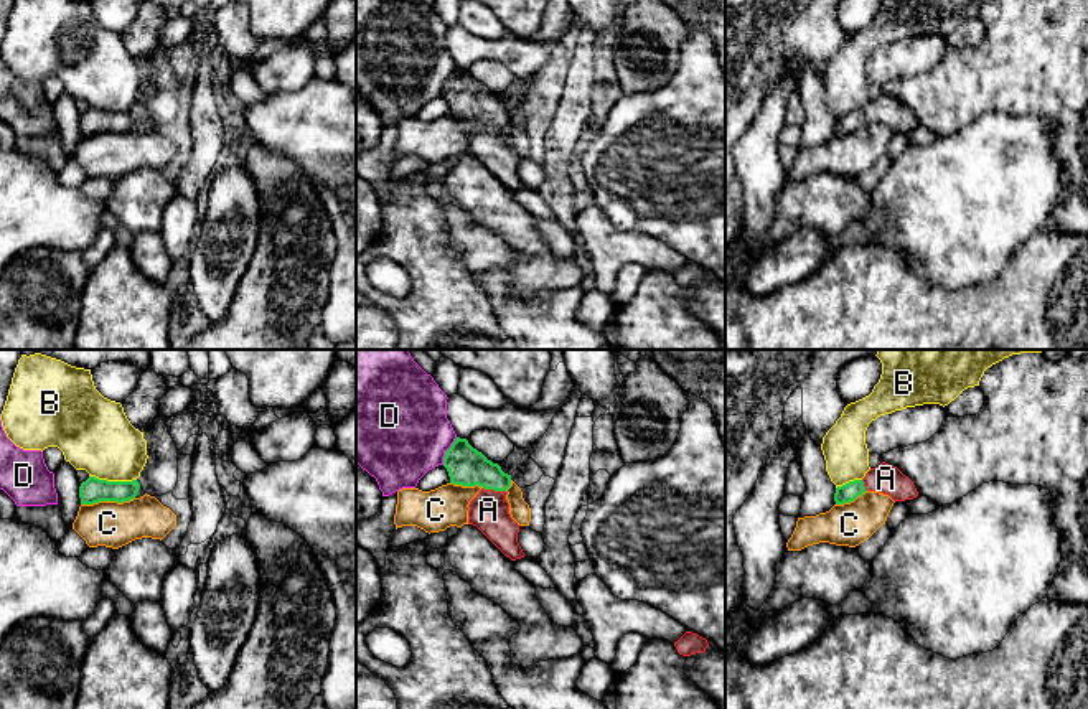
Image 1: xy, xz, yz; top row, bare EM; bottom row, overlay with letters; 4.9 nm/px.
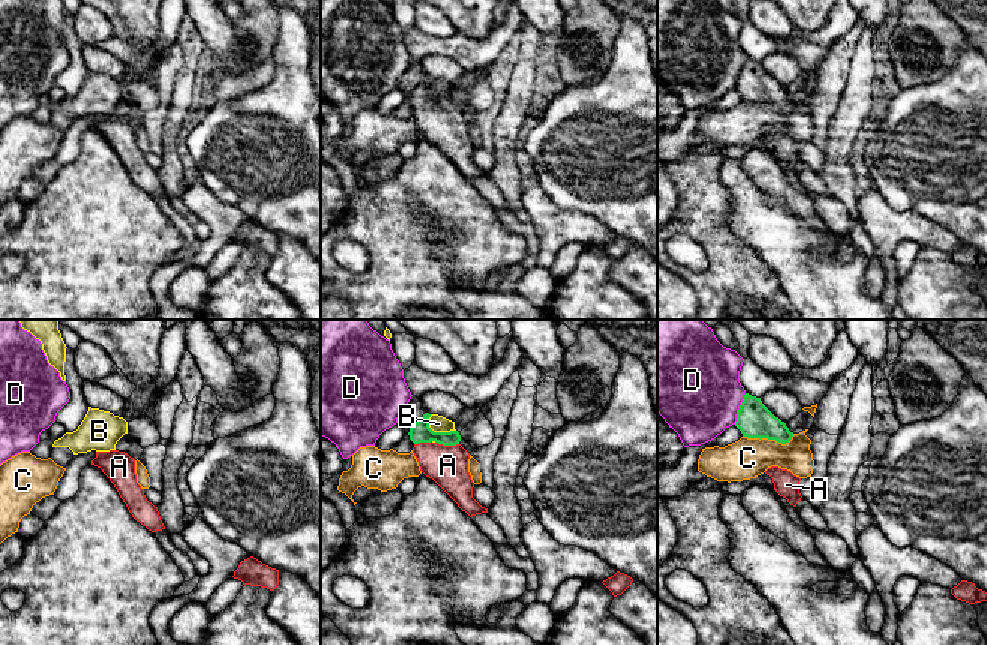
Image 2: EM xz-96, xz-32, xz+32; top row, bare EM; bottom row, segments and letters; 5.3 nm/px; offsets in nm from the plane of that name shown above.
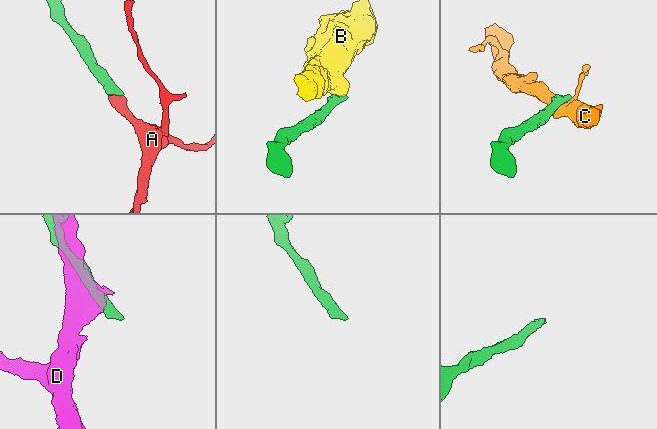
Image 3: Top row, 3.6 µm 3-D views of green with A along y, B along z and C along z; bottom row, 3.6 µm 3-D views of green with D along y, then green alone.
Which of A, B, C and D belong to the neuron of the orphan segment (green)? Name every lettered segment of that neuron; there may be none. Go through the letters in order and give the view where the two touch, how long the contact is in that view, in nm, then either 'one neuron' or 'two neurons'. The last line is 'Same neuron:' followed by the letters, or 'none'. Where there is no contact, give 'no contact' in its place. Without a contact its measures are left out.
A: xz | 110 nm | one neuron
B: xy | 240 nm | two neurons
C: xy | 260 nm | two neurons
D: xz | 150 nm | two neurons
Same neuron: A

